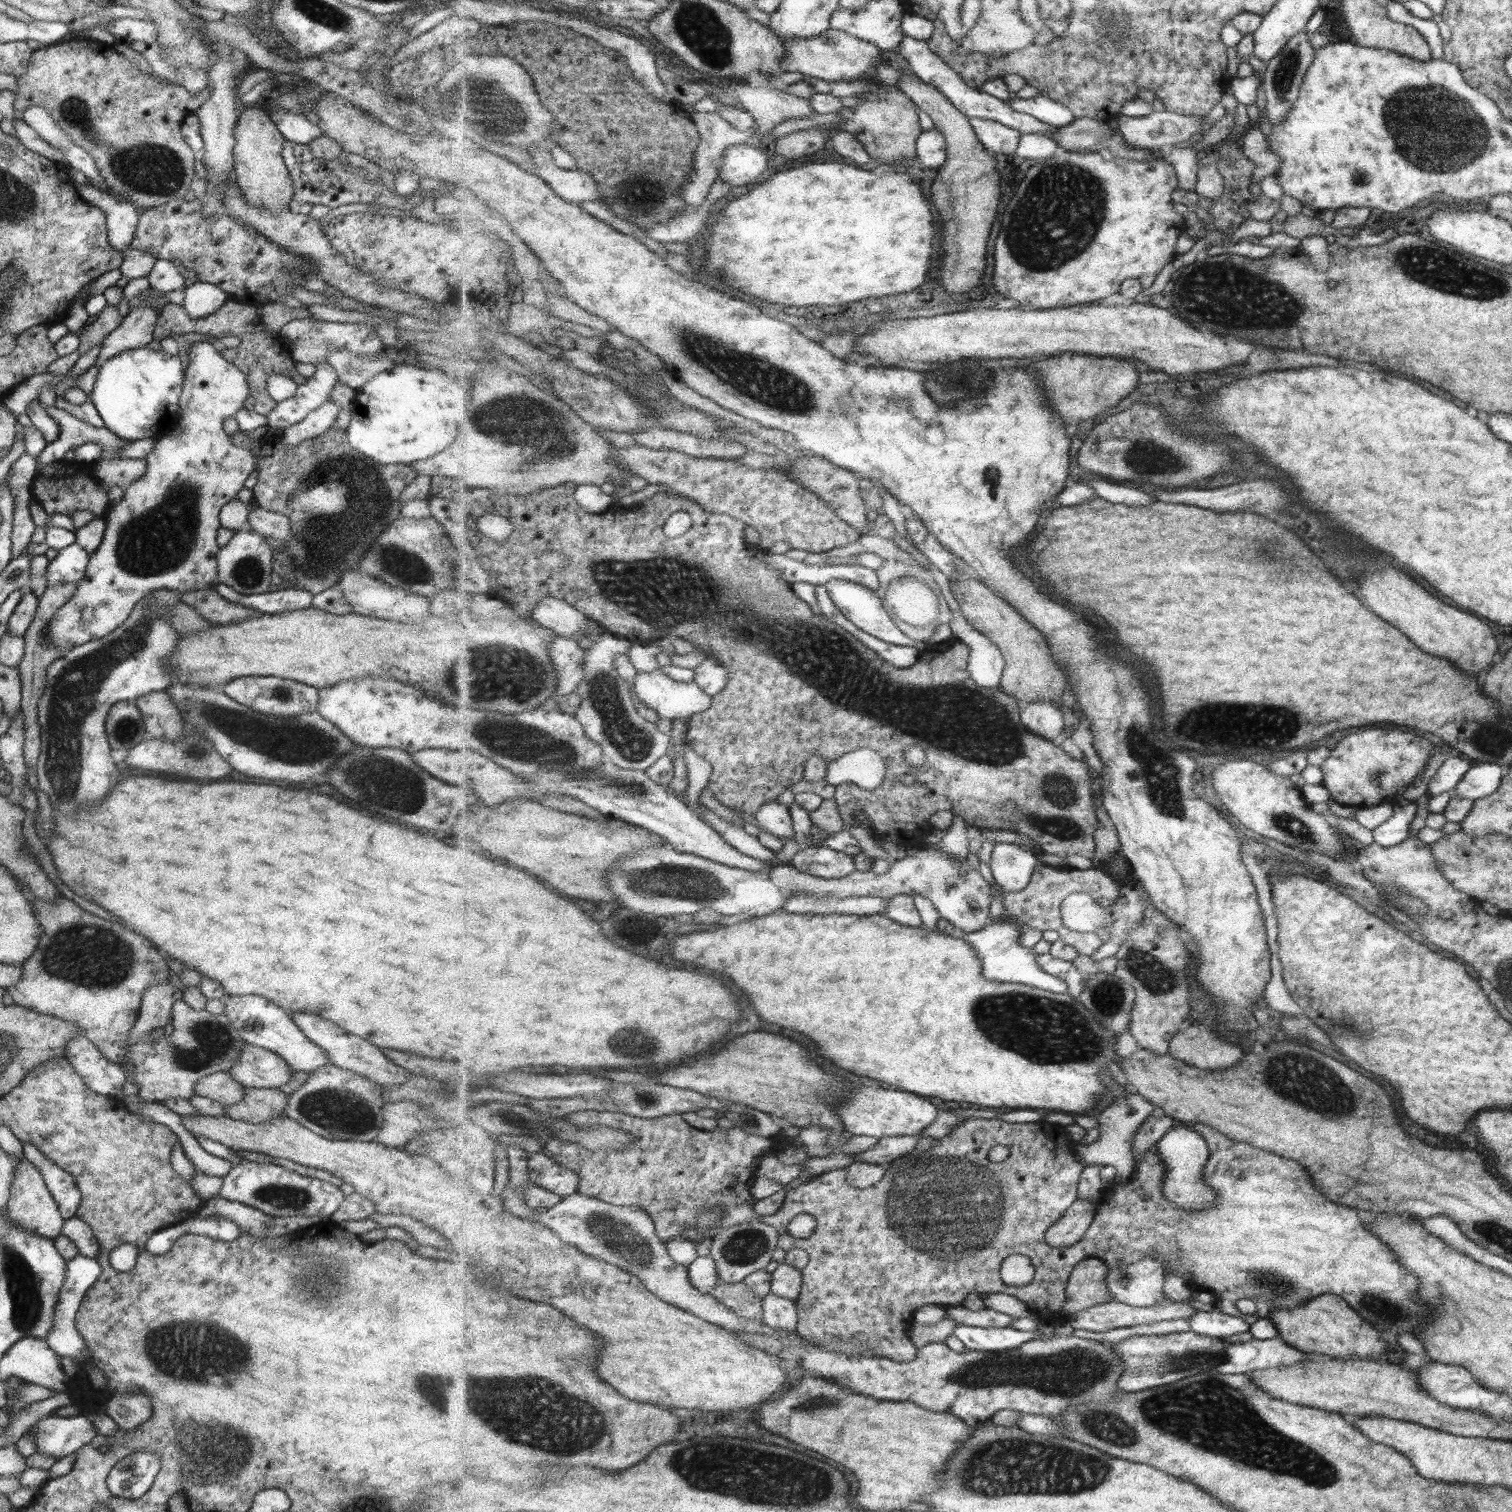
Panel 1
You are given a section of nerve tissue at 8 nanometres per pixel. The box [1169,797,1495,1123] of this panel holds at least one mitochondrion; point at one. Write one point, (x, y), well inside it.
(1305, 1080)

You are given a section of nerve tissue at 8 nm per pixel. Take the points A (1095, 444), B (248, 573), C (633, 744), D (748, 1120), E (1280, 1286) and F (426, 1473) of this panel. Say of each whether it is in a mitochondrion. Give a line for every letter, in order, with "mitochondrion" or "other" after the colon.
A: mitochondrion
B: mitochondrion
C: mitochondrion
D: mitochondrion
E: mitochondrion
F: other

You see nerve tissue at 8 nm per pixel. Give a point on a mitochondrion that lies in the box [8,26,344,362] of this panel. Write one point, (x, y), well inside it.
(157, 171)

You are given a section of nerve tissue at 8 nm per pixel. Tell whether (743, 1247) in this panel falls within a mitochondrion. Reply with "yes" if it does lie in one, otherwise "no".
yes

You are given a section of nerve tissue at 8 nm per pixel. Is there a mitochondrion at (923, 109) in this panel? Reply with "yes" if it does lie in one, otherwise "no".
no

